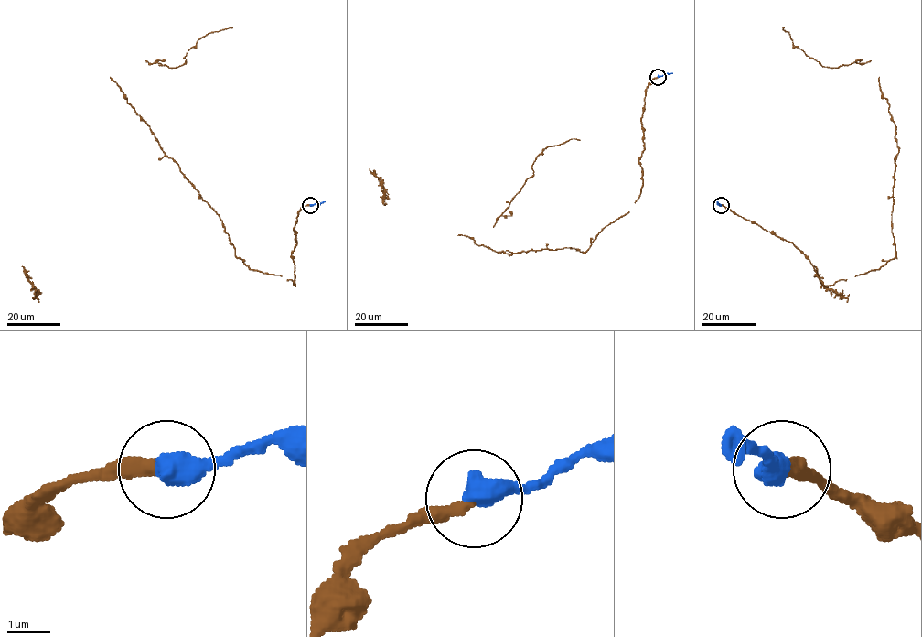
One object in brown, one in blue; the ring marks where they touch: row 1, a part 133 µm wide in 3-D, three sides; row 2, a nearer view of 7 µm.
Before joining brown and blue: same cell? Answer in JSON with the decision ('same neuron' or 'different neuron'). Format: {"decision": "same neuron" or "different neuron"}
{"decision": "same neuron"}

